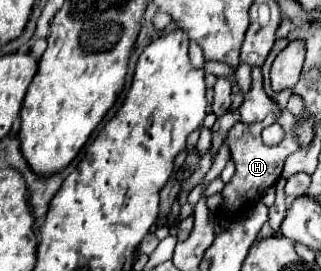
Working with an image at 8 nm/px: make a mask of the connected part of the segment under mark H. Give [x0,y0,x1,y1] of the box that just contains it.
[219,107,297,221]

